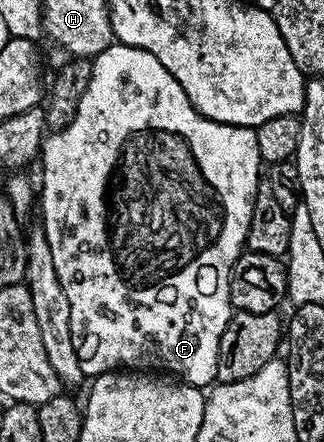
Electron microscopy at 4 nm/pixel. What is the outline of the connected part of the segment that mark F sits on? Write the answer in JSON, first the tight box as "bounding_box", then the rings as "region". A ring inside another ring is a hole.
{"bounding_box":[38,41,262,389],"region":[[[116,41],[92,59],[90,85],[86,93],[82,93],[74,121],[70,121],[70,125],[61,131],[52,131],[45,138],[38,163],[44,166],[40,171],[41,191],[38,191],[38,207],[40,203],[40,215],[44,218],[44,236],[50,245],[50,254],[54,256],[58,281],[62,281],[62,293],[66,293],[66,301],[70,301],[70,333],[84,376],[95,377],[108,371],[139,369],[144,373],[167,373],[201,389],[215,384],[218,345],[222,341],[228,318],[234,313],[228,278],[232,275],[232,266],[237,257],[245,250],[252,202],[262,178],[262,160],[255,130],[226,125],[200,115],[196,106],[186,97],[182,85],[178,85],[176,78],[165,69],[162,61],[158,61],[158,57],[154,57],[154,53]]]}

